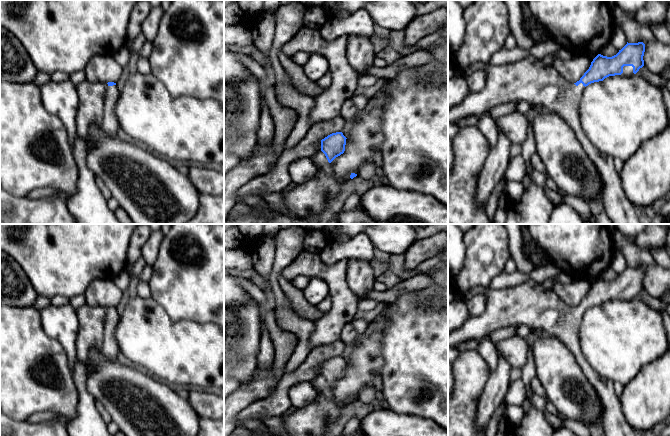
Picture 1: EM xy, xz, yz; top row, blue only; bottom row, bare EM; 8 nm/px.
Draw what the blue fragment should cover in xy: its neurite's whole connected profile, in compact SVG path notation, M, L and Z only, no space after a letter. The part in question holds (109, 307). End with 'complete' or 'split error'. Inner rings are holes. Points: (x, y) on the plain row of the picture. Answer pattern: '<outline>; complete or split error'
M84 304L76 309L79 330L76 340L78 359L90 366L90 354L97 352L108 361L118 359L119 349L114 330L120 315L114 306L90 306Z; split error

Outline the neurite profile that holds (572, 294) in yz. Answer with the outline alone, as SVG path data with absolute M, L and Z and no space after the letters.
M577 279L576 281L572 280L569 284L556 282L551 290L567 305L574 308L589 293L591 286L589 281Z

